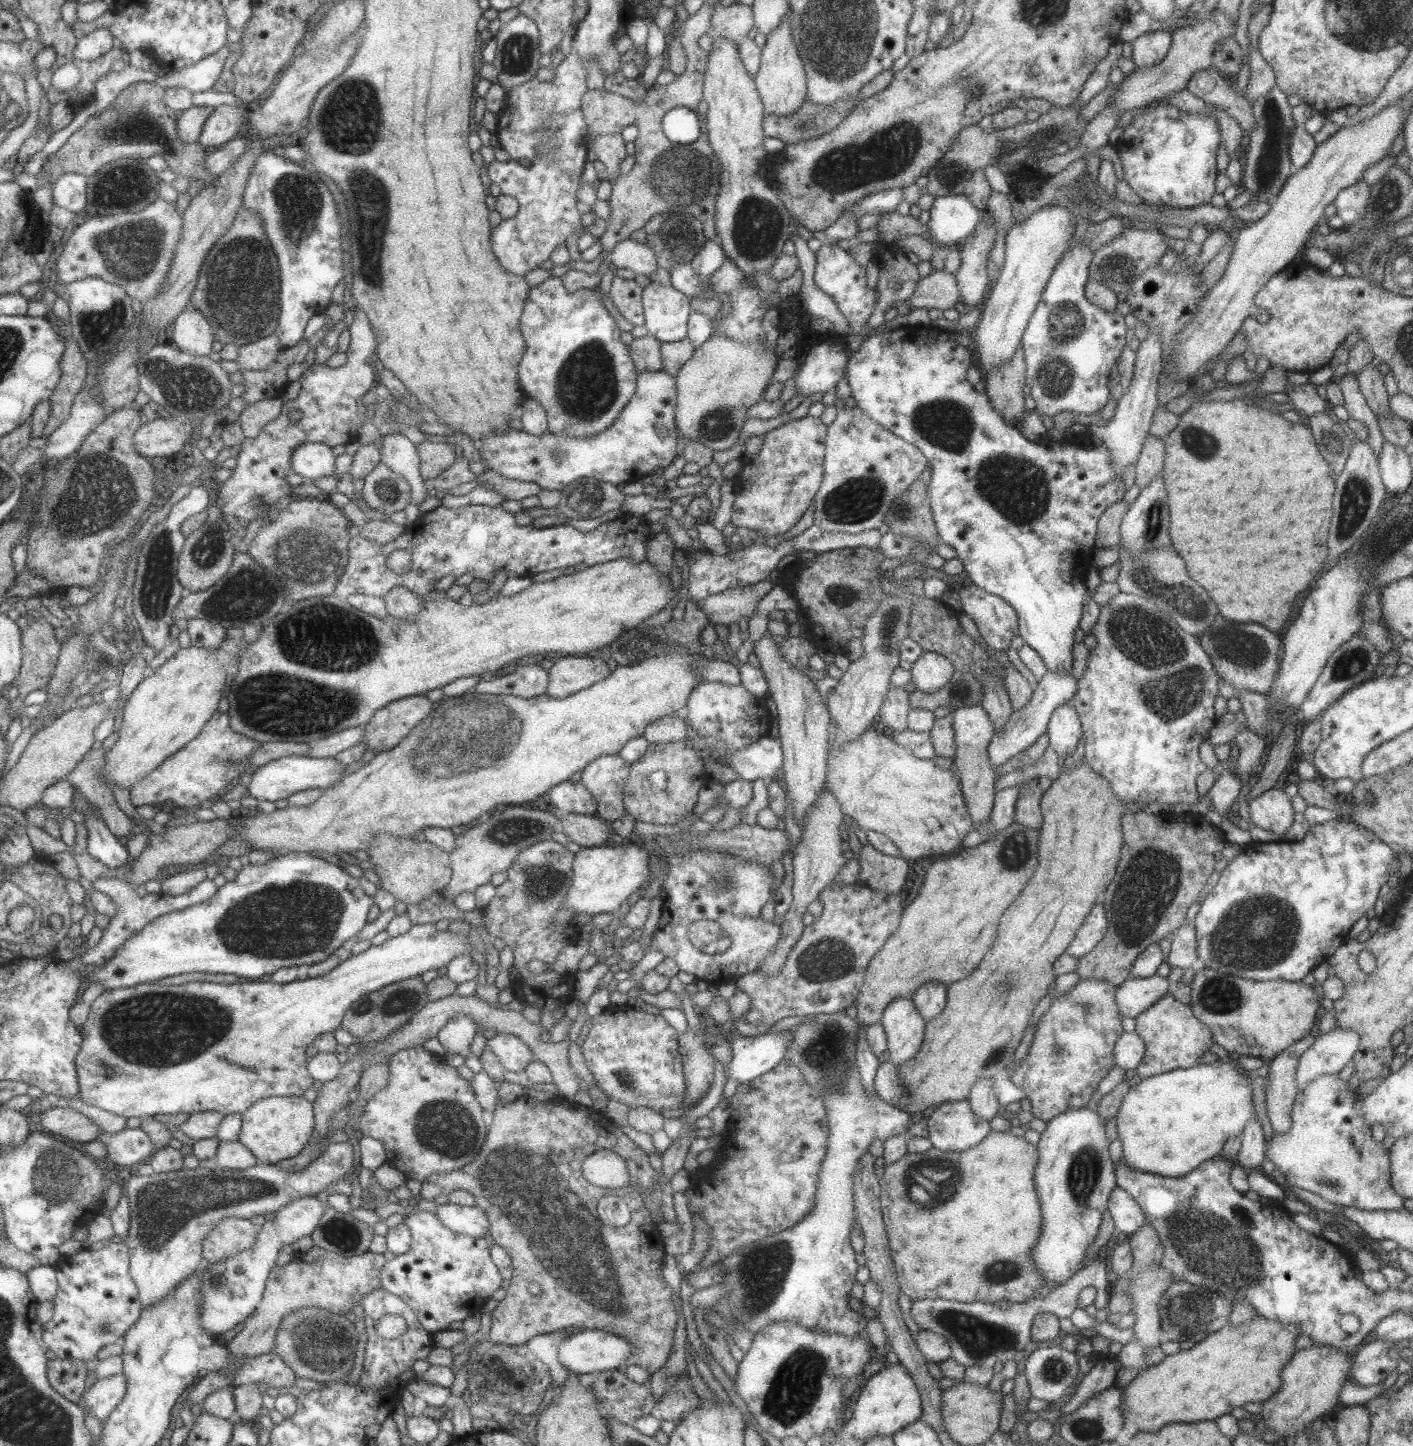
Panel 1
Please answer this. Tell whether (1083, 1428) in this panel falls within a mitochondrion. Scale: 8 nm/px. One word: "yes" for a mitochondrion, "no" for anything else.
yes

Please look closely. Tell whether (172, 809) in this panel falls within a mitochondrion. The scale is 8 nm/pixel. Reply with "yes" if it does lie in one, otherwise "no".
no

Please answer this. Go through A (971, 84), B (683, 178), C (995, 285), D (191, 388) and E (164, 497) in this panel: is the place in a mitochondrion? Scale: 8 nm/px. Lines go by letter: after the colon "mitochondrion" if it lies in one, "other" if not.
A: mitochondrion
B: mitochondrion
C: other
D: mitochondrion
E: other

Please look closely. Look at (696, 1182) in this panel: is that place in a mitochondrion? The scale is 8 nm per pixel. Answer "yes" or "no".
no

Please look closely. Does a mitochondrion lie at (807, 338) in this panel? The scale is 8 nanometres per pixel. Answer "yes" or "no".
no

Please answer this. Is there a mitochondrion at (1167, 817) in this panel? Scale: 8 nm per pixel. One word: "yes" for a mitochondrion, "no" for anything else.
no

